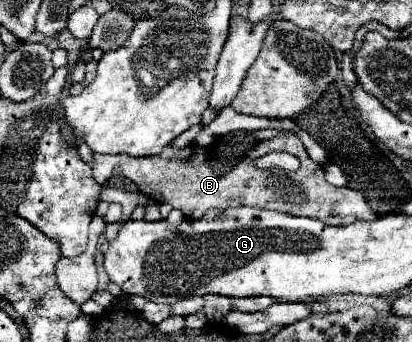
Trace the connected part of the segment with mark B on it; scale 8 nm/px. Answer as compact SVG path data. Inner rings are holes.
M229 132L225 134L227 150L223 158L213 164L209 148L191 144L185 148L165 146L165 152L149 158L129 158L127 154L93 154L93 178L97 184L105 184L105 180L119 168L125 178L133 180L143 194L153 198L155 202L171 204L181 210L187 220L199 220L207 210L225 210L231 206L259 206L288 214L315 218L325 224L343 226L355 220L377 220L377 212L373 212L363 194L353 188L337 188L329 184L323 176L323 168L315 164L307 152L303 150L303 142L295 134L275 136L271 140L261 140L257 144L255 132ZM257 150L257 158L249 158ZM269 152L289 152L299 158L299 180L281 180L285 172L273 174L271 170L257 170L255 160ZM279 176L279 180L275 178Z

